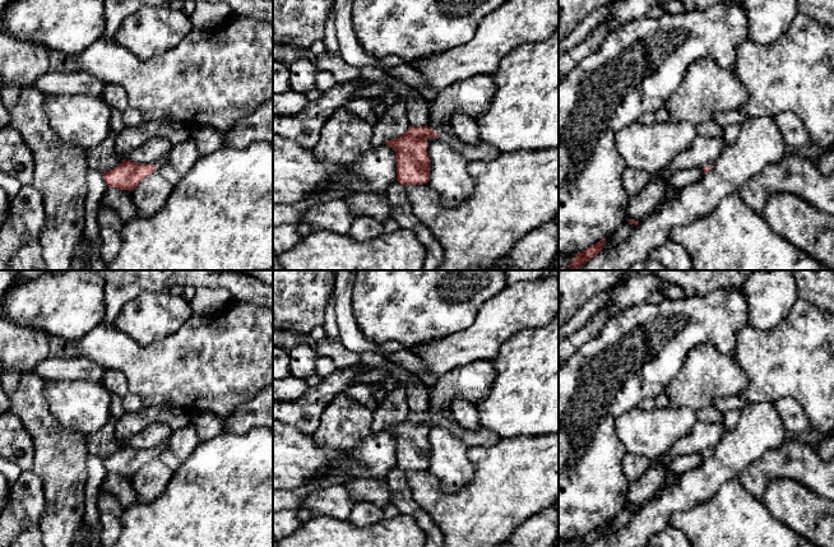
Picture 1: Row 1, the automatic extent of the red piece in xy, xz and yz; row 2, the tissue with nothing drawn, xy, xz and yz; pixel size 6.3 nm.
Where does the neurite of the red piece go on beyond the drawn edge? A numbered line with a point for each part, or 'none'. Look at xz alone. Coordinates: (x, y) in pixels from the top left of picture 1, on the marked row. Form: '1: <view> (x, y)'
1: xz (481, 152)

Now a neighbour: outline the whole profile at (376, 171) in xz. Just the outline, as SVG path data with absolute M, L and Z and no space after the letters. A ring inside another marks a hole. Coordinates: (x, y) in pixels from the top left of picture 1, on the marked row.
M386 144L370 148L358 163L347 164L346 168L349 176L357 176L363 190L385 193L397 181L395 152Z

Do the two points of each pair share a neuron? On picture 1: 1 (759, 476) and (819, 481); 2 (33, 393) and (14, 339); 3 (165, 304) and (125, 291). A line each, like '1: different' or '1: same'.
1: same
2: different
3: different

